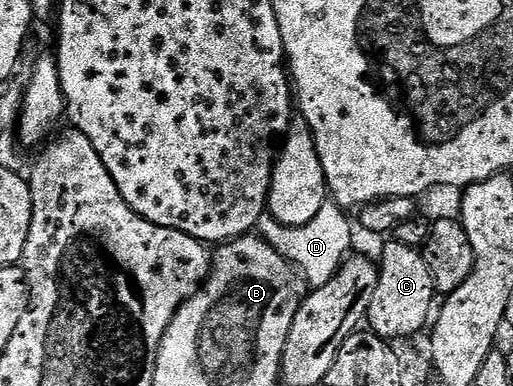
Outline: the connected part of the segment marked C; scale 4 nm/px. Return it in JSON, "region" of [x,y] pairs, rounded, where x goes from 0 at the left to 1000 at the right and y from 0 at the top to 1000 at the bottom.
{"region":[[[758,624],[743,650],[743,671],[739,668],[731,769],[723,769],[715,819],[717,855],[733,863],[741,878],[760,883],[813,868],[827,852],[828,834],[832,847],[846,813],[844,775],[848,777],[848,746],[827,658],[815,642]]]}

